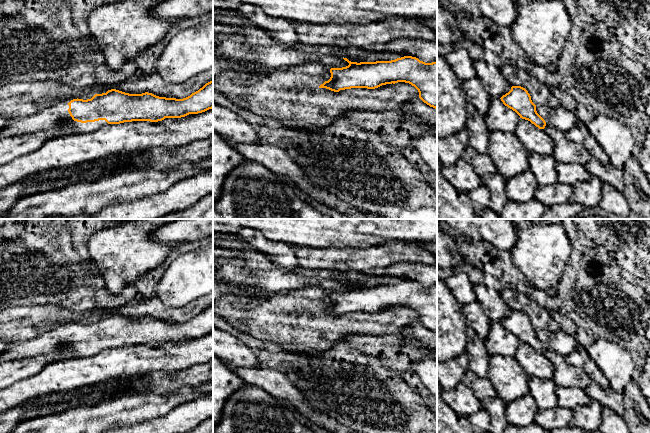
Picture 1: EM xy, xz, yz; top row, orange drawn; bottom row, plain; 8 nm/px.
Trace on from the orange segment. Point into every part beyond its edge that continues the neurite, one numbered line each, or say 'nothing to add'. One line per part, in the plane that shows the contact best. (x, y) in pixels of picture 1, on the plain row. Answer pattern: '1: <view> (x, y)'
1: xy (57, 340)

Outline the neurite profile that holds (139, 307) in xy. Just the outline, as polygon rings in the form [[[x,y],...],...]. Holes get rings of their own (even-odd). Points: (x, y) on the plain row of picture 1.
[[[213,292],[203,295],[195,301],[179,308],[171,308],[165,305],[158,296],[142,297],[127,301],[116,314],[129,318],[152,317],[159,321],[183,323],[198,315],[206,307],[213,304]]]

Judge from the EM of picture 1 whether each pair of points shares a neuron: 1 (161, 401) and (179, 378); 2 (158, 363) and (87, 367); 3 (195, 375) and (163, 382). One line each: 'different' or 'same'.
1: different
2: same
3: same

